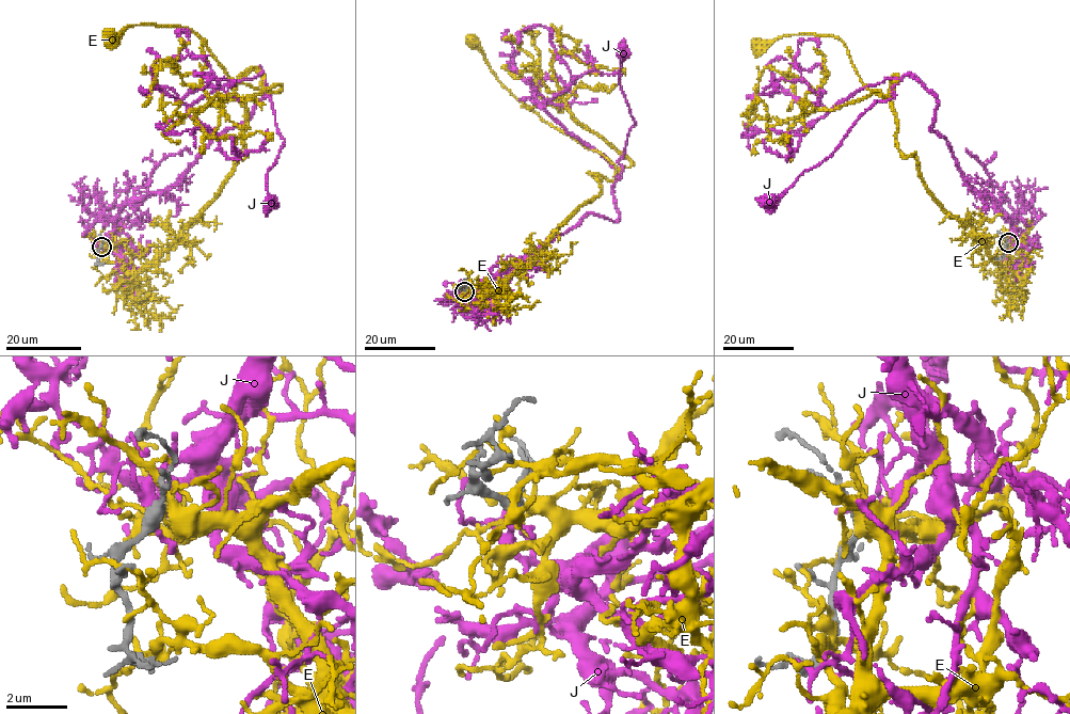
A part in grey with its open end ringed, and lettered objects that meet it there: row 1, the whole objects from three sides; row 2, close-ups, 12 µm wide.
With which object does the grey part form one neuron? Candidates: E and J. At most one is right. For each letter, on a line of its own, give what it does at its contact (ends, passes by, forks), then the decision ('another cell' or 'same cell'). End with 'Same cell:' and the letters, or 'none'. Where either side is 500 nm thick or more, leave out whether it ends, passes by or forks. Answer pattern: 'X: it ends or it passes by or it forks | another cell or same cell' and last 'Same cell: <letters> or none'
E: it forks | another cell
J: it passes by | same cell
Same cell: J

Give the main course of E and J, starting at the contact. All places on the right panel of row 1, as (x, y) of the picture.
E: (1007, 240), (1002, 265), (898, 148), (897, 74), (884, 96), (837, 37), (761, 45)
J: (1009, 241), (1011, 218), (965, 180), (949, 145), (930, 129), (938, 100), (908, 75), (841, 144), (771, 200)

